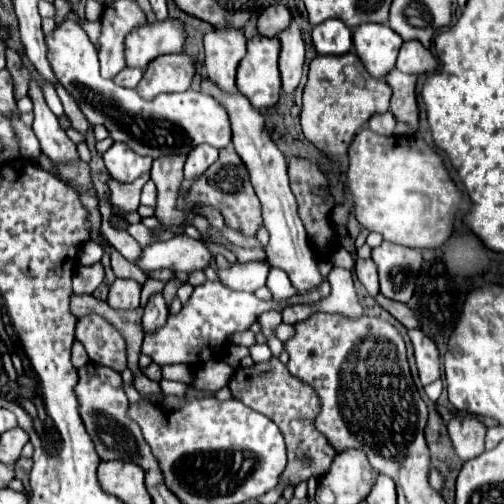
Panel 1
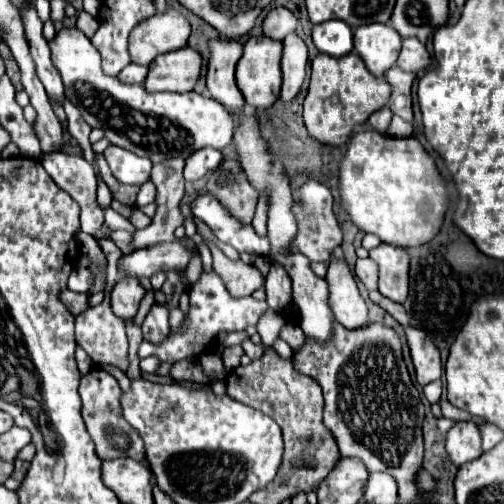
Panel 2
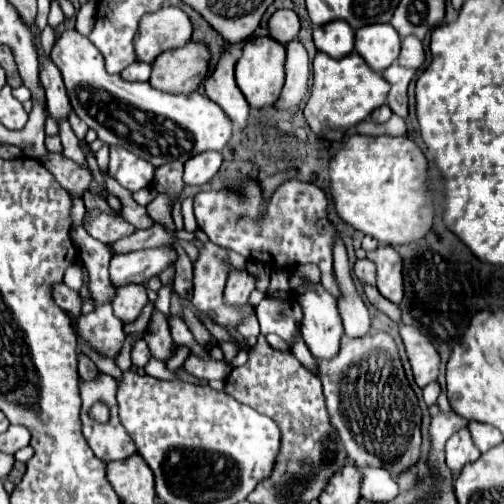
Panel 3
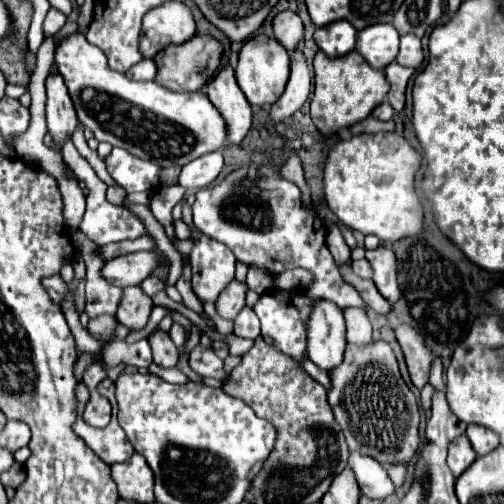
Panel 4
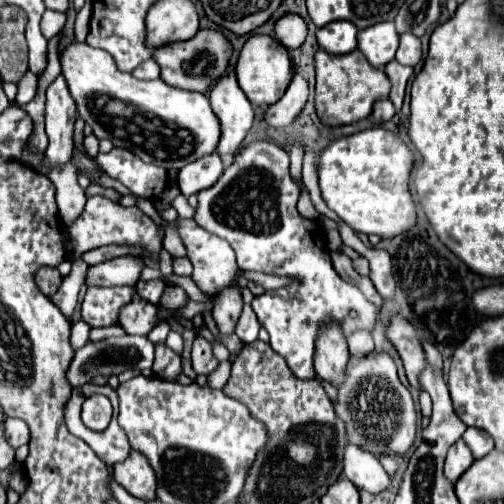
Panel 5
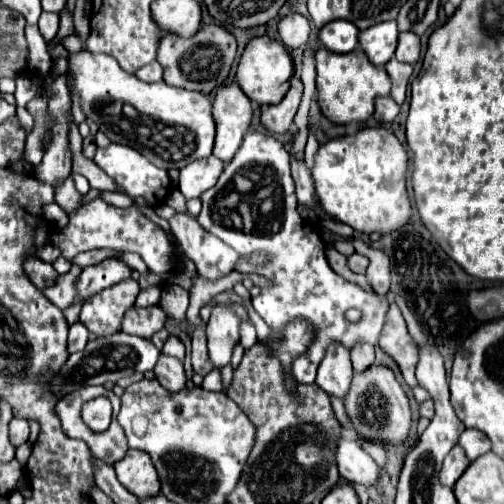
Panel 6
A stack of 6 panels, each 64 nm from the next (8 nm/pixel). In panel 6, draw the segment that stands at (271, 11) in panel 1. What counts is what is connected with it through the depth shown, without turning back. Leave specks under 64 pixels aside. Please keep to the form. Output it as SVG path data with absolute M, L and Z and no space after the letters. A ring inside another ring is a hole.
M288 14L280 20L278 34L286 48L302 48L310 36L310 24L302 14Z

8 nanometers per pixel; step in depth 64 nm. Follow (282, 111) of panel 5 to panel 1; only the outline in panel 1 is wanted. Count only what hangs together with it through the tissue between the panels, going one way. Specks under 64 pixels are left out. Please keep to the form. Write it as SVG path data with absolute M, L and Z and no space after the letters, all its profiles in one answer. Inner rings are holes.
M292 20L290 26L280 32L280 76L282 76L282 88L286 94L292 94L302 78L302 66L304 66L304 40L300 36L300 30L296 22Z

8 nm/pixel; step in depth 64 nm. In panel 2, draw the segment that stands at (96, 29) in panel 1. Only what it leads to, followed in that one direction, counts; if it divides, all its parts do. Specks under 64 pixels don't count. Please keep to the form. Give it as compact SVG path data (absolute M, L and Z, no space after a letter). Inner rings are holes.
M82 12L82 14L78 16L78 24L76 24L88 38L94 36L94 32L96 32L96 28L99 28L99 25L100 22L98 22L98 18L90 16L90 14L86 14L86 12Z

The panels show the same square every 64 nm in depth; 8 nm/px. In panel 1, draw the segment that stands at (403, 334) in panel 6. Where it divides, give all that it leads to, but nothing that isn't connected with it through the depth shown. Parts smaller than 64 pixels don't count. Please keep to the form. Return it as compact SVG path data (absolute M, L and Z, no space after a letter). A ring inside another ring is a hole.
M408 330L408 336L414 344L414 356L420 372L422 384L430 384L440 378L440 354L432 338L428 338L422 330Z

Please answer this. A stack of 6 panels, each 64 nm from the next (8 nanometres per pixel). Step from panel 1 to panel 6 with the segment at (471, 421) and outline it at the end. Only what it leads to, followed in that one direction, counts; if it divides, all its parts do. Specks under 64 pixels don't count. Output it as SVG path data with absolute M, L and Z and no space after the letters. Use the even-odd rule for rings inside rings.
M456 444L444 460L444 466L440 472L440 482L446 486L454 486L454 482L464 474L464 470L468 466L470 466L470 460L468 460L466 452L460 448L460 444Z

